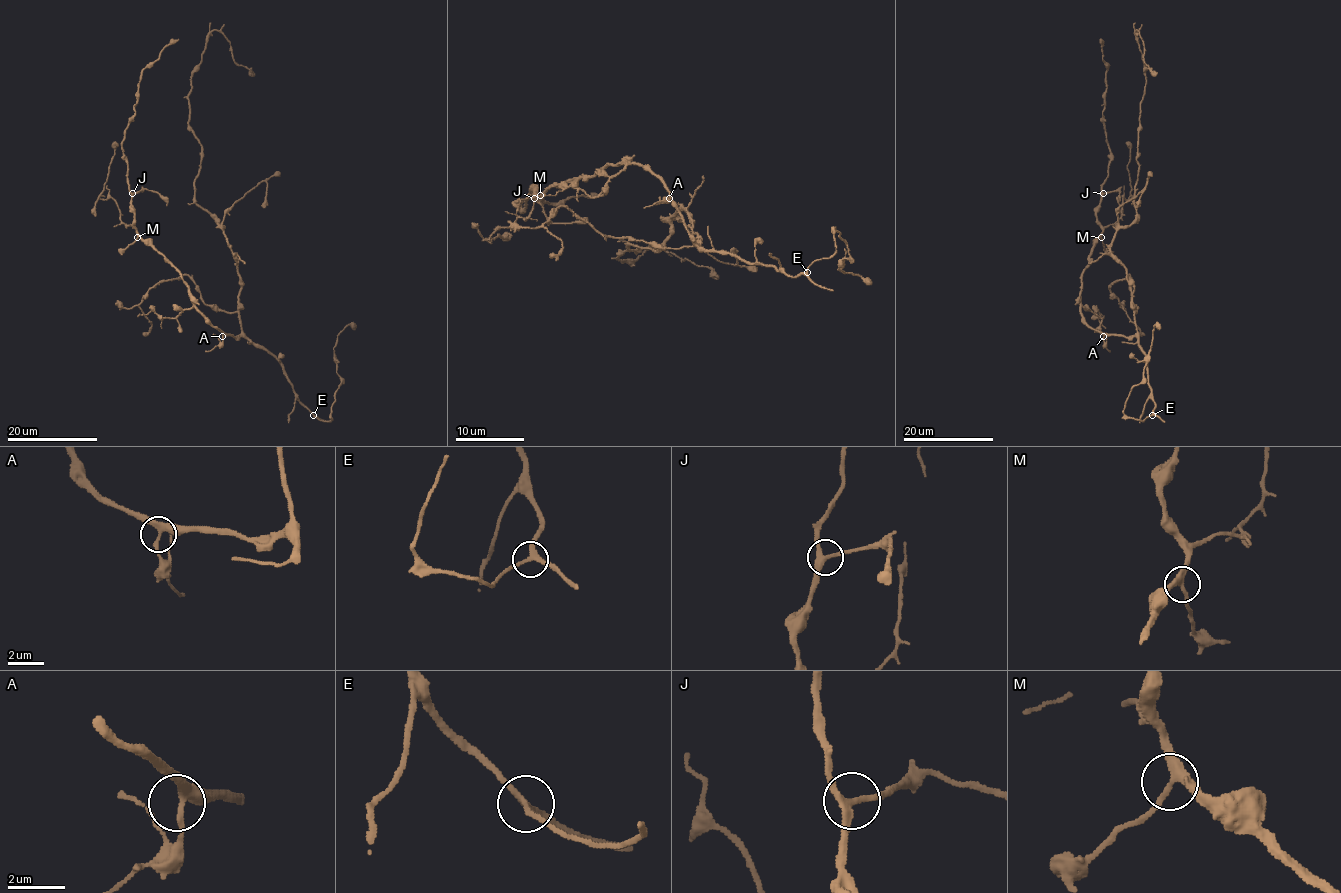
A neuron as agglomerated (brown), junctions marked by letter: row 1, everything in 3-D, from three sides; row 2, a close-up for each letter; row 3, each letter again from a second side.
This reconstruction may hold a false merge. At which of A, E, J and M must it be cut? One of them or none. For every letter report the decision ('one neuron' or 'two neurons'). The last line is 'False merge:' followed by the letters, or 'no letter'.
A: one neuron
E: one neuron
J: one neuron
M: one neuron
False merge: no letter

